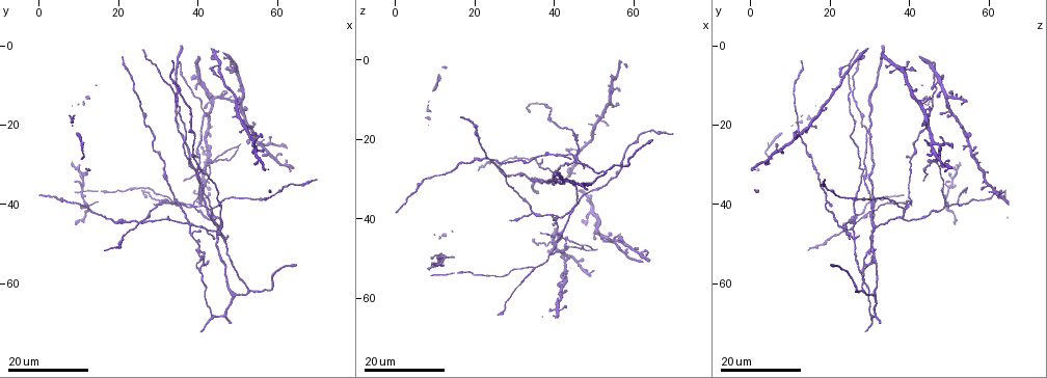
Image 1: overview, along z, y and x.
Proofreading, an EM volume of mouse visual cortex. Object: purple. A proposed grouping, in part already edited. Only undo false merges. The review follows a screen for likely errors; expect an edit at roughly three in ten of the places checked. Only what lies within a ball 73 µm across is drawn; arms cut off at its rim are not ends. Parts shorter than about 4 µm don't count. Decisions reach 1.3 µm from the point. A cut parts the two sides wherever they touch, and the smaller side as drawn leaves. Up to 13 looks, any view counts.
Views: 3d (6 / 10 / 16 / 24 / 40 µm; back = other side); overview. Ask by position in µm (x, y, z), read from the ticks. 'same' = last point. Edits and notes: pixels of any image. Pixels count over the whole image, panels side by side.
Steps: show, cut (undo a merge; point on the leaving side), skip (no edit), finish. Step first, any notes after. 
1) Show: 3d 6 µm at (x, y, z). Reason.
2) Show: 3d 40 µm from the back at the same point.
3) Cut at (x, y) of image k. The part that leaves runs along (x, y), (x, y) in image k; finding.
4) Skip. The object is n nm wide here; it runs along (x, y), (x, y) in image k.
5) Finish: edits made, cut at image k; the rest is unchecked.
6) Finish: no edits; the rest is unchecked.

Show: 3d 16 µm at (46.5, 48.0, 25.0). Four or more arms meet.

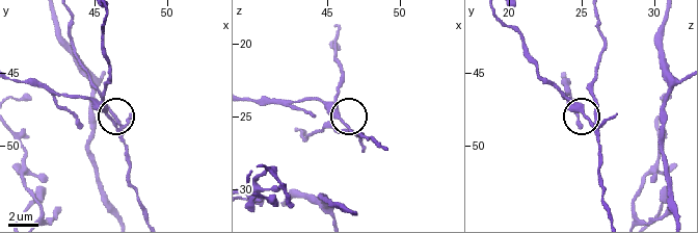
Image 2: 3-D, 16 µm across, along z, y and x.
Show: 3d 10 µm at (46.2, 48.0, 25.6).

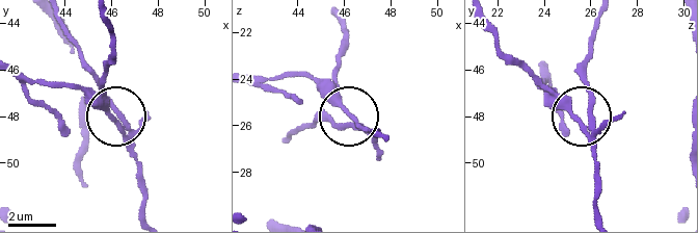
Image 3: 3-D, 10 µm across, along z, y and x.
Cut at (144, 118) of image 3. The object is 210 nm wide here; the part that leaves runs along (128, 135), (126, 119), (60, 18) in image 3; a second neuron is stuck on.

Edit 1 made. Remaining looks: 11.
Show: 3d 16 µm at (46.0, 40.0, 19.0). Sudden change in width.

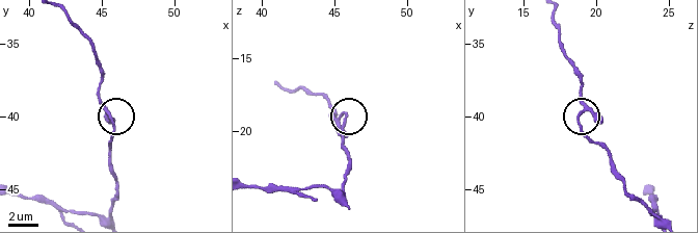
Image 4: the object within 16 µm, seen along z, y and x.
Show: 3d 6 µm at (45.8, 40.4, 18.6).

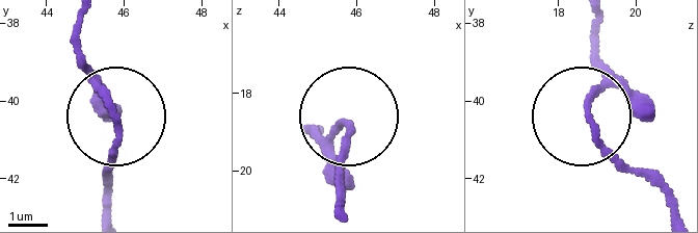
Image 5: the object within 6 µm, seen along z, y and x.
Skip. It runs along (112, 207), (112, 108), (76, 42) in image 5; continuous, no second neuron.

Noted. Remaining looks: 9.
Show: 3d 24 µm at (41.0, 40.5, 39.5). Arms part here.

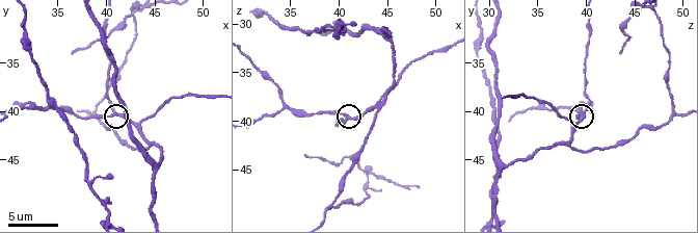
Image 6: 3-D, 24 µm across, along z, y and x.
Show: 3d 10 µm at (40.8, 40.4, 39.6).

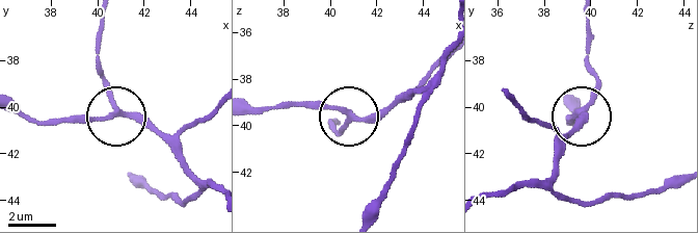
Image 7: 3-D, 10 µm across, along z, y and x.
Skip. It runs along (447, 58), (432, 82), (367, 118), (325, 106), (286, 106) in image 7; one neuron here.

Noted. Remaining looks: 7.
Show: 3d 16 µm at (34.2, 39.8, 38.6). Three-way junction.

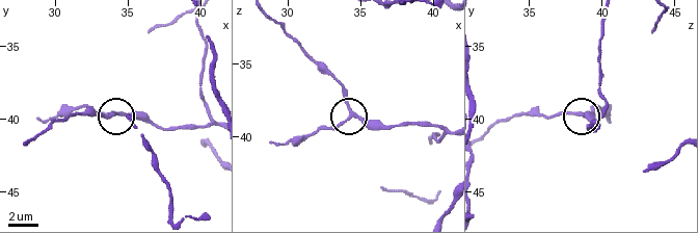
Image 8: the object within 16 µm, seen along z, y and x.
Skip. 3 arms meet here; one neuron here.

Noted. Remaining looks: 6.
Show: 3d 10 µm at (38.8, 40.2, 49.4). Arms part here.

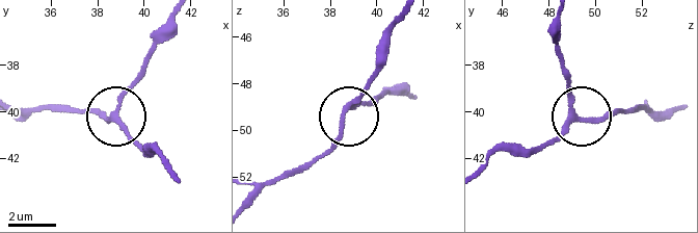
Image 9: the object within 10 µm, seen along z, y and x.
Show: 3d 6 µm at (38.7, 40.2, 49.2).

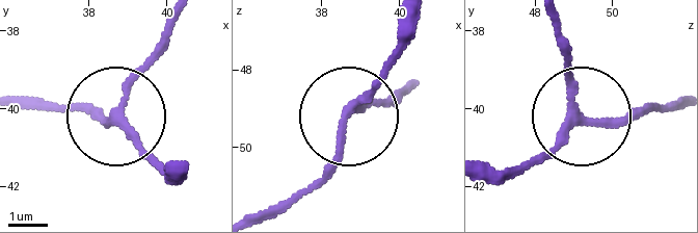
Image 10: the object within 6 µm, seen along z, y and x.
Skip. The object is 190 nm wide here; all the same neuron.

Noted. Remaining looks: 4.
Show: 3d 16 µm at (34.5, 40.0, 52.5). Three arms meet.

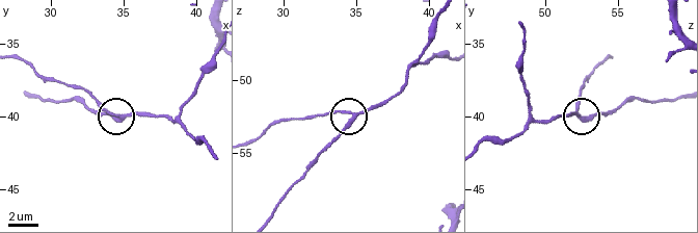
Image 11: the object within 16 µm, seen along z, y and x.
Show: 3d 10 µm at (34.8, 40.2, 52.4). Zoom in.

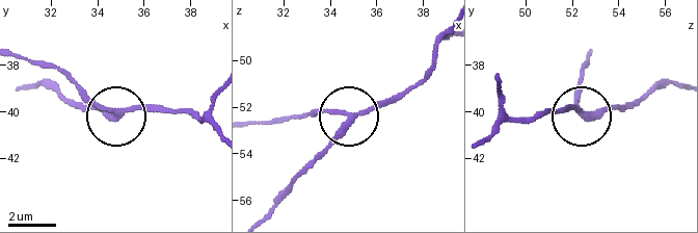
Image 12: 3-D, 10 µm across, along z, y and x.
Skip. 3 arms meet here; it runs along (214, 128), (179, 110), (107, 115), (79, 106) in image 12; continuous, no second neuron.

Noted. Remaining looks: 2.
Finish: edits made, cut at image 3; the rest is unchecked.

